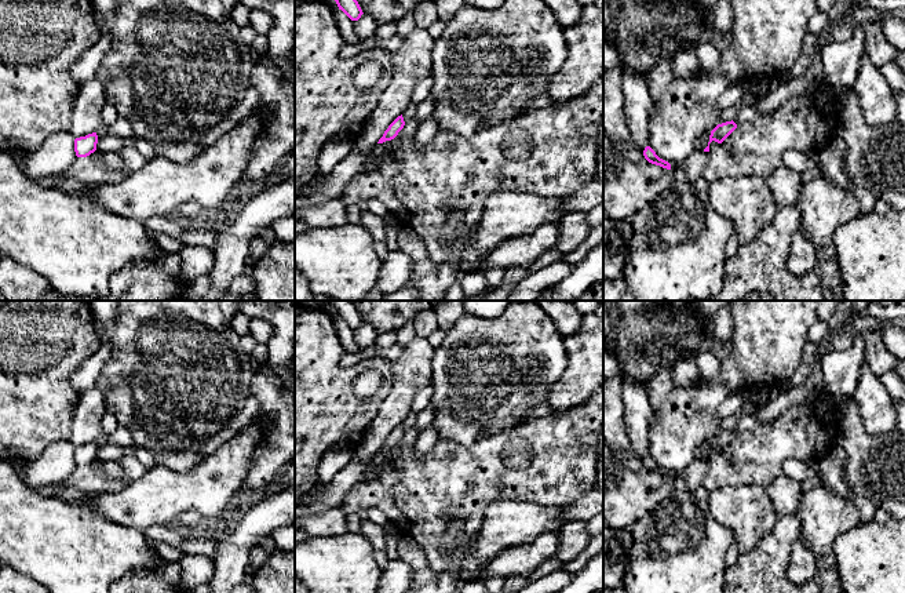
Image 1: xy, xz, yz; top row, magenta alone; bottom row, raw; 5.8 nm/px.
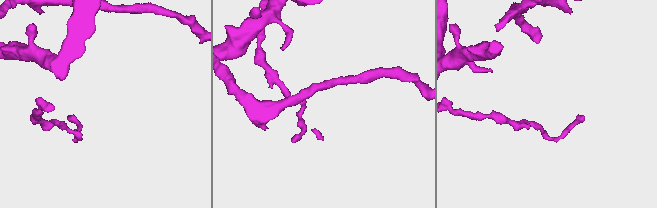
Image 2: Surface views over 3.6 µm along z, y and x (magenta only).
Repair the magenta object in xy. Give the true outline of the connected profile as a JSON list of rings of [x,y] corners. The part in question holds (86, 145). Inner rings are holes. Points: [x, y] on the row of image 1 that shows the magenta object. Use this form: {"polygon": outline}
{"polygon": [[[96,132],[88,134],[74,139],[74,152],[77,157],[87,157],[96,150]]]}

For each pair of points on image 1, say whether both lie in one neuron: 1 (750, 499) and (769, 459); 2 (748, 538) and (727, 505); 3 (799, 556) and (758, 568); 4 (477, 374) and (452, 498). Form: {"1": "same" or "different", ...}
{"1": "different", "2": "same", "3": "different", "4": "different"}

